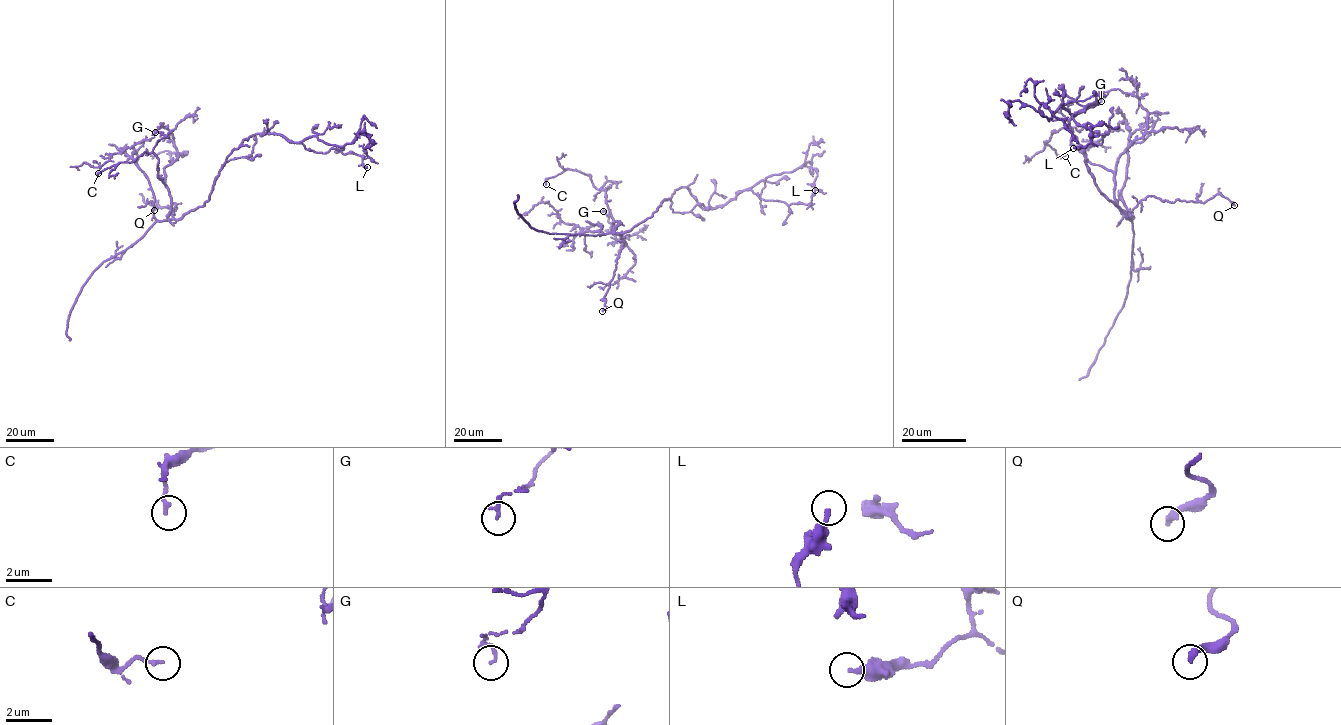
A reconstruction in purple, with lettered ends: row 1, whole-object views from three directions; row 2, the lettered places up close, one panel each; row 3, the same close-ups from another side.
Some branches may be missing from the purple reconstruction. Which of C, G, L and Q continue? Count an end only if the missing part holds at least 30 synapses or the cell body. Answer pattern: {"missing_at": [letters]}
{"missing_at": []}

